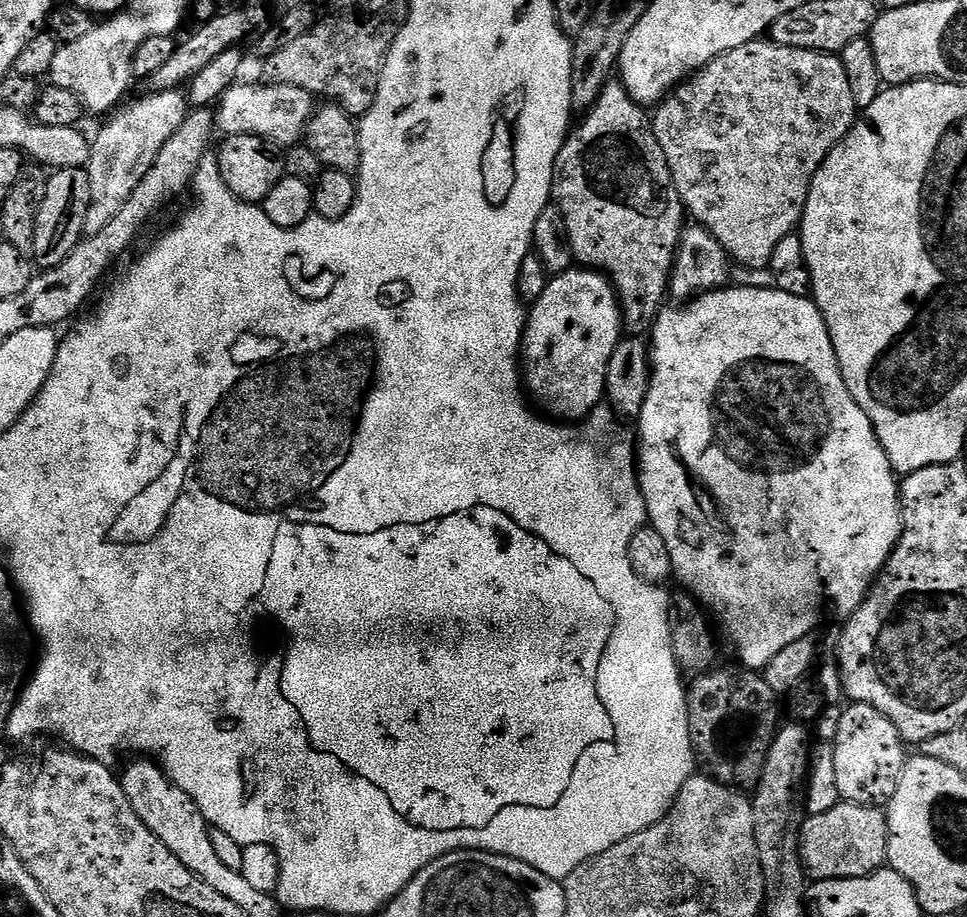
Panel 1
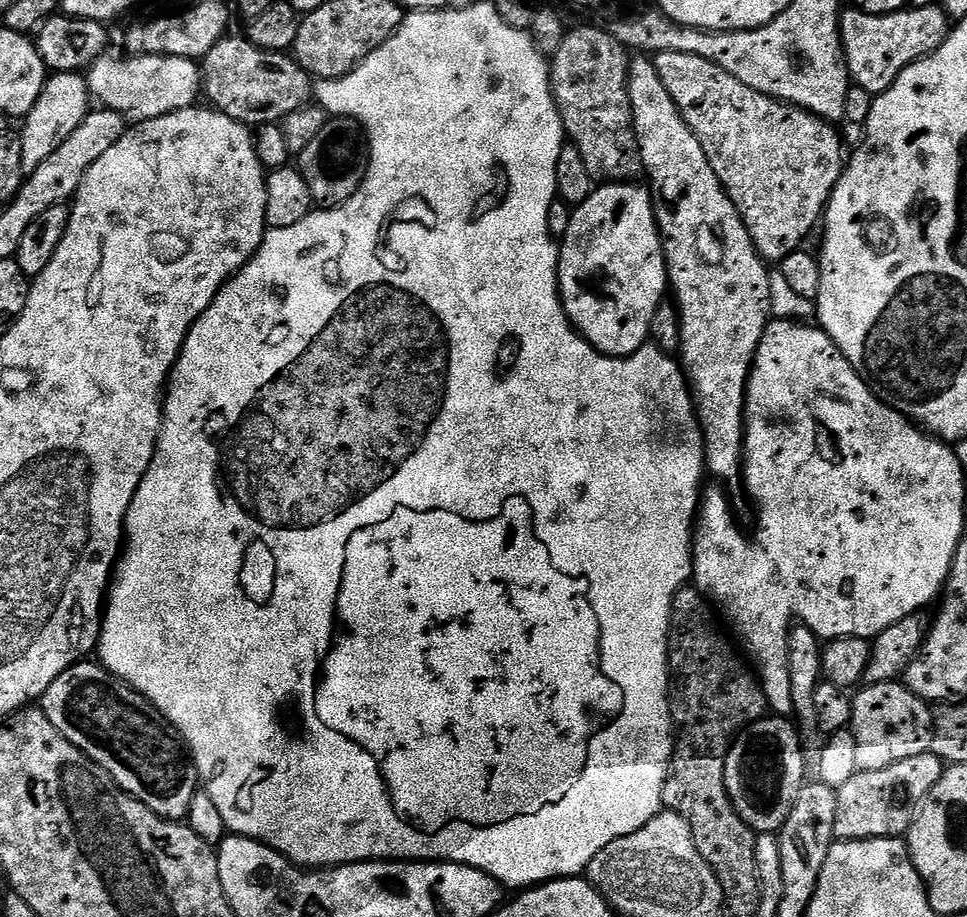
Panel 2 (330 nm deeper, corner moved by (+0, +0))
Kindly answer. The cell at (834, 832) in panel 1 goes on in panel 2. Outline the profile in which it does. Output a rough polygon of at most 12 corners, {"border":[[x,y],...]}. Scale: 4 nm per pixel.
{"border":[[929,750],[836,789],[835,839],[903,837],[942,778]]}

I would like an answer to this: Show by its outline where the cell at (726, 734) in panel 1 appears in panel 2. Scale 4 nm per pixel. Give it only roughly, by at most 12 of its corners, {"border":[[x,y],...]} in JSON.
{"border":[[765,714],[728,747],[726,794],[779,833],[804,789],[791,719]]}

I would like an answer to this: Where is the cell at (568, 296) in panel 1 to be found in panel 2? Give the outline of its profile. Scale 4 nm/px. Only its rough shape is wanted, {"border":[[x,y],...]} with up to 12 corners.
{"border":[[604,182],[559,241],[560,301],[606,356],[669,291],[651,191]]}

